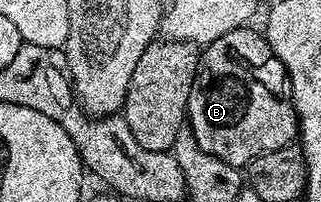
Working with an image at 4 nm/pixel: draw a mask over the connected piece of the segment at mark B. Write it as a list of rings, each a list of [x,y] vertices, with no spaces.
[[[235,28],[200,51],[187,115],[199,148],[238,168],[247,167],[265,152],[294,145],[299,134],[289,73],[273,54],[264,33],[249,29],[253,28]]]

